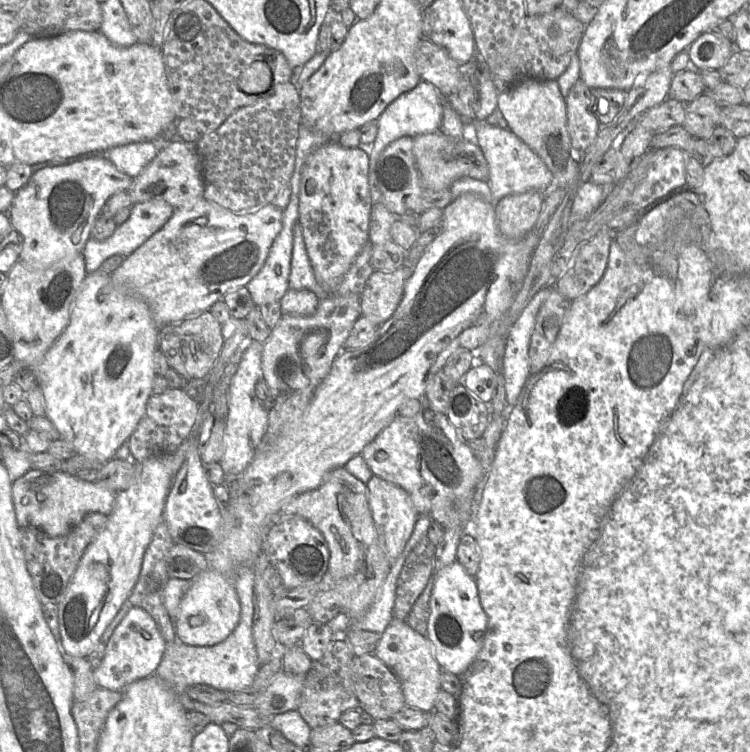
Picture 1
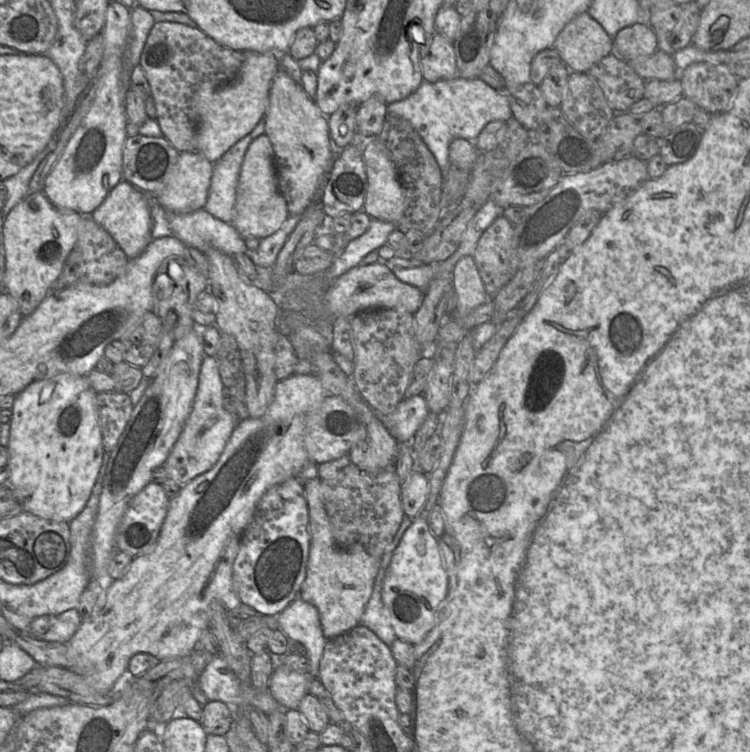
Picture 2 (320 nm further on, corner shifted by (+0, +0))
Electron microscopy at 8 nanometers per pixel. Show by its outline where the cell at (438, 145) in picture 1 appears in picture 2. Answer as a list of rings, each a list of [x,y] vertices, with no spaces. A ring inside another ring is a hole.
[[[376,136],[367,144],[362,156],[367,174],[367,190],[362,210],[371,218],[397,223],[406,208],[406,196],[389,150],[380,137]]]

